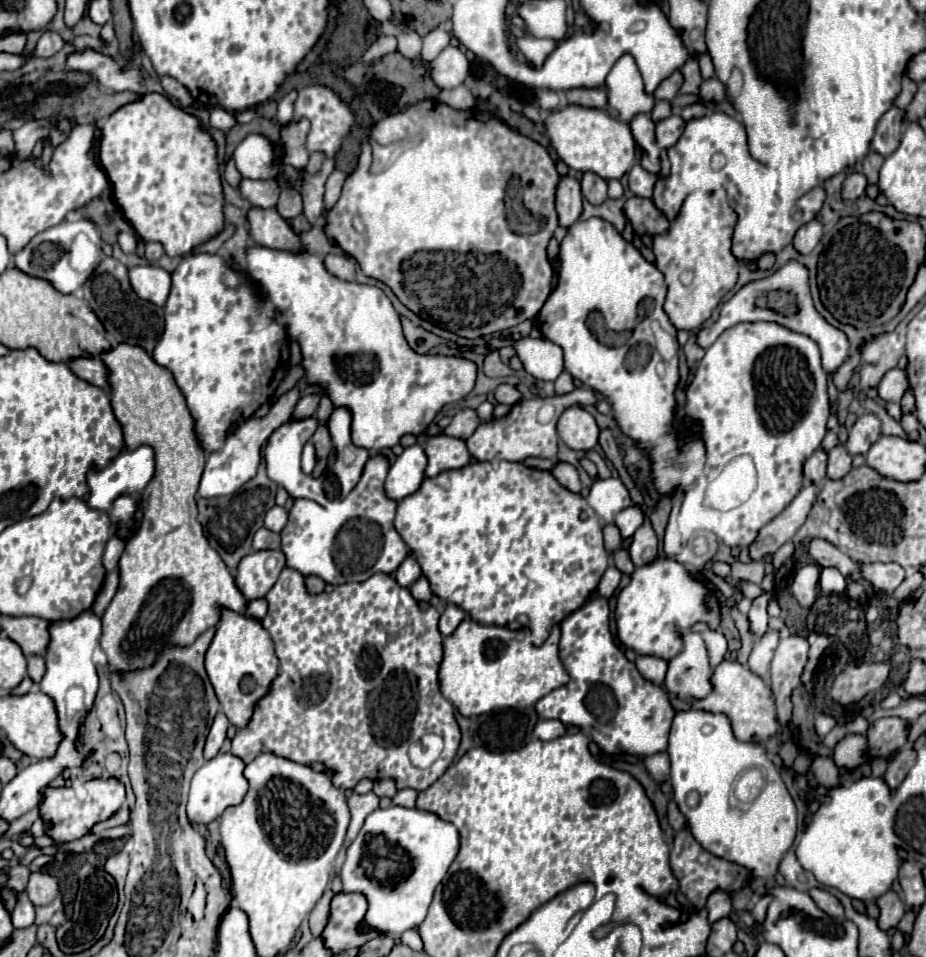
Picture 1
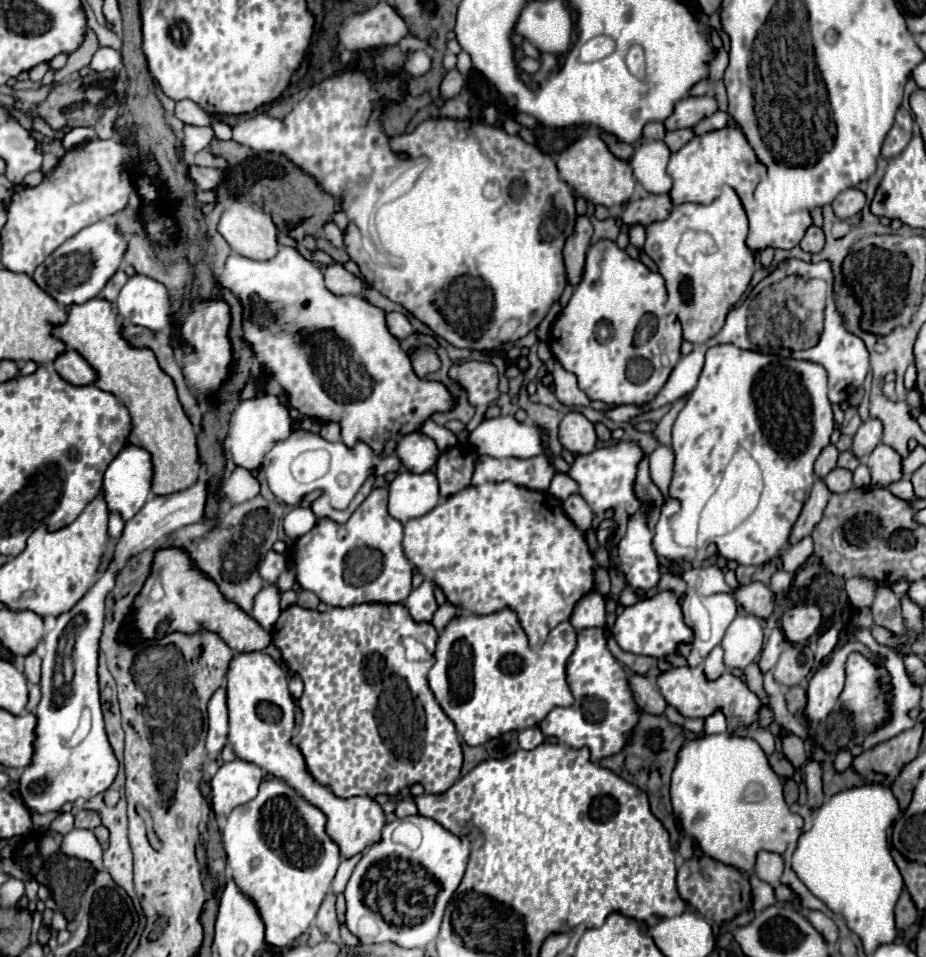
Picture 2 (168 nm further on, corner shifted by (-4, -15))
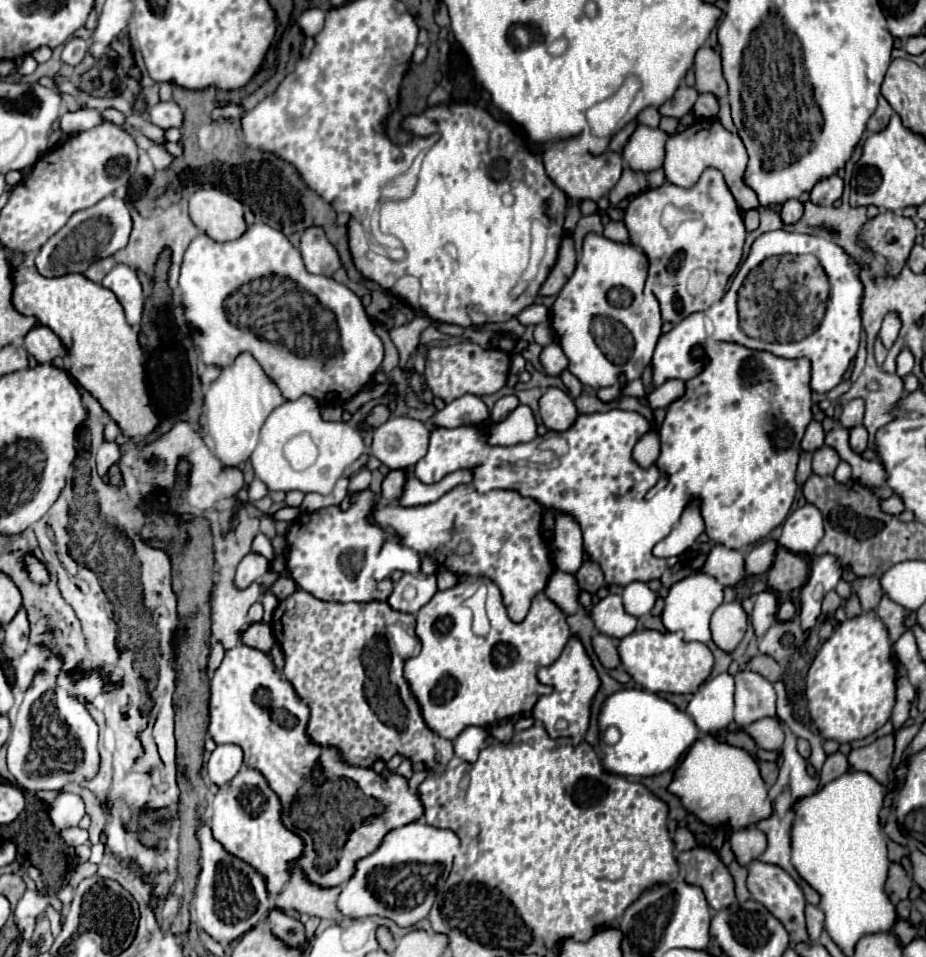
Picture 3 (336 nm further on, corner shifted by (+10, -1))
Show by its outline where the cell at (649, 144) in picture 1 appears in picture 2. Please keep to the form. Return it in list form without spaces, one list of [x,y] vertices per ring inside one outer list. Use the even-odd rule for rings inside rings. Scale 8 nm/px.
[[[655,122],[655,124],[647,124],[647,128],[643,130],[643,140],[661,140],[665,136],[665,126],[663,122]]]

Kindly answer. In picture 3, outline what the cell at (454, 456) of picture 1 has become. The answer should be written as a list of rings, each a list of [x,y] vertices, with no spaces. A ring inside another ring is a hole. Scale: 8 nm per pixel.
[[[611,410],[611,412],[597,412],[589,416],[579,416],[575,424],[567,432],[559,434],[545,434],[535,438],[533,442],[525,444],[515,444],[515,446],[489,446],[485,434],[477,426],[459,426],[459,428],[435,428],[431,432],[429,440],[429,450],[427,454],[415,464],[415,476],[425,482],[433,484],[439,482],[445,474],[459,469],[471,469],[473,472],[473,486],[484,494],[495,488],[511,488],[519,490],[521,496],[529,496],[537,500],[545,508],[557,508],[561,512],[571,514],[581,530],[583,530],[583,540],[585,540],[585,550],[595,560],[603,574],[605,582],[609,586],[627,586],[631,582],[649,582],[661,578],[665,568],[671,568],[679,558],[655,558],[651,554],[653,546],[663,540],[675,526],[671,526],[671,508],[663,504],[661,498],[661,508],[653,508],[653,500],[645,502],[645,494],[657,484],[659,480],[659,470],[657,466],[651,466],[647,470],[639,468],[631,460],[631,450],[633,444],[639,440],[639,436],[649,428],[647,420],[643,420],[637,412],[623,412],[623,410]],[[557,436],[567,442],[567,452],[557,460],[553,450],[541,450],[541,442],[547,438]]]

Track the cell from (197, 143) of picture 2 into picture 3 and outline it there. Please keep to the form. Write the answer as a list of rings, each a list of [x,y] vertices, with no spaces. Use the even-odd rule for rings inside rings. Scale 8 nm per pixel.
[[[169,100],[169,102],[159,102],[155,108],[149,110],[149,120],[163,128],[163,130],[169,130],[169,128],[181,128],[181,108]]]

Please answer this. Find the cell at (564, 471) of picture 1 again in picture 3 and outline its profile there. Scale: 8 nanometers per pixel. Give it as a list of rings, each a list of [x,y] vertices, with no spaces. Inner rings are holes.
[[[549,508],[551,514],[555,516],[555,534],[553,542],[557,548],[555,554],[555,564],[561,572],[571,572],[575,574],[581,568],[583,562],[583,536],[581,528],[577,526],[575,518],[569,518],[569,514],[561,514],[553,508]]]

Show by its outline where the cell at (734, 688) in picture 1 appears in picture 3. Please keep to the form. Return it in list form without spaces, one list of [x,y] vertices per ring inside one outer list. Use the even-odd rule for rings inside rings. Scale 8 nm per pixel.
[[[637,630],[619,642],[621,666],[631,678],[649,692],[671,692],[671,694],[695,694],[699,686],[709,678],[713,670],[713,654],[701,642],[683,642],[679,632],[655,632]]]

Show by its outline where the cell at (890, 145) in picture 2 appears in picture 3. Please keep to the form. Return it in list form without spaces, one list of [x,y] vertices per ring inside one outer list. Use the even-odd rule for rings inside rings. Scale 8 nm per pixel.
[[[881,96],[881,98],[879,98],[879,106],[877,106],[875,114],[873,114],[873,116],[869,118],[869,122],[867,122],[867,130],[869,130],[869,132],[885,130],[885,126],[889,124],[891,114],[893,114],[893,108],[891,108],[891,106],[889,106],[889,102]]]

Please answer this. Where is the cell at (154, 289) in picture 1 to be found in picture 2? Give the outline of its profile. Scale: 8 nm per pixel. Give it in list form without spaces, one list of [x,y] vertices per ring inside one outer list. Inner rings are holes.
[[[137,274],[121,288],[117,310],[125,322],[159,332],[169,322],[171,298],[163,284]]]

